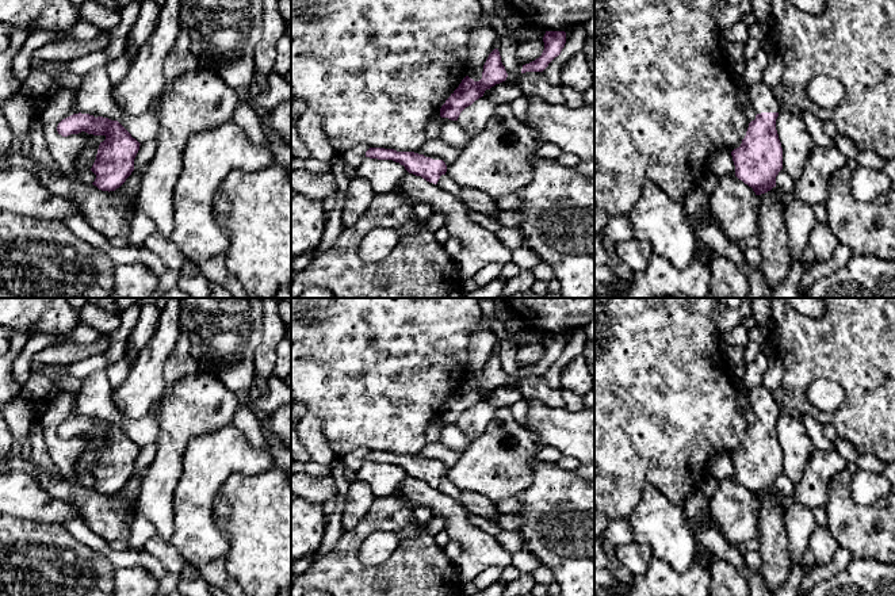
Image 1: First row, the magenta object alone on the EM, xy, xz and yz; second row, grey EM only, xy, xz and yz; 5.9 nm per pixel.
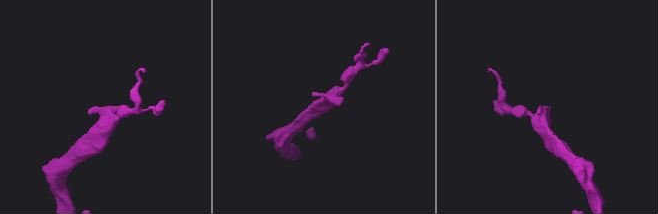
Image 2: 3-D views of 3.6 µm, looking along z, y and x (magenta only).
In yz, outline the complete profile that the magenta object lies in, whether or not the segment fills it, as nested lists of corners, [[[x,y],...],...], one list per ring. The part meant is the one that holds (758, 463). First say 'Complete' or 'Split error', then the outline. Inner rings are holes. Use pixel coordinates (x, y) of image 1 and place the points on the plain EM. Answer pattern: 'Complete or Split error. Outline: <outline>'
Split error. Outline: [[[764,385],[747,389],[747,398],[757,419],[731,459],[735,480],[761,498],[776,490],[776,480],[783,473],[776,423],[784,409]]]

